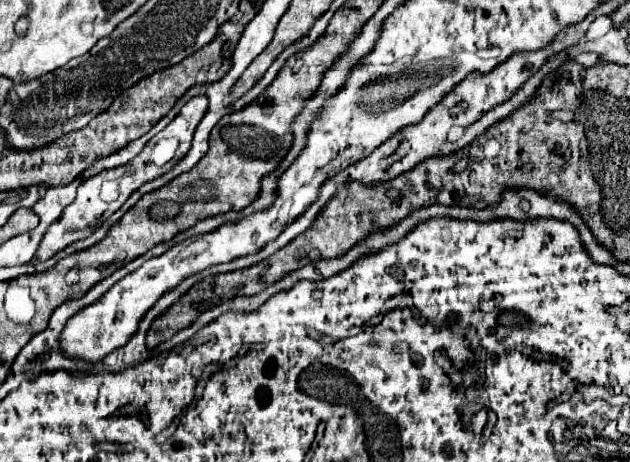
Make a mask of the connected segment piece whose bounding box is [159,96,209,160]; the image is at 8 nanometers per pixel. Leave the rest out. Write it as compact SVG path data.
M197 96L197 98L189 100L181 108L181 112L175 116L175 120L163 132L159 132L159 136L163 136L163 138L167 138L167 136L179 136L179 140L181 140L179 152L177 152L177 158L179 160L189 152L193 134L195 134L199 122L201 122L201 118L207 112L207 106L209 106L207 96Z

